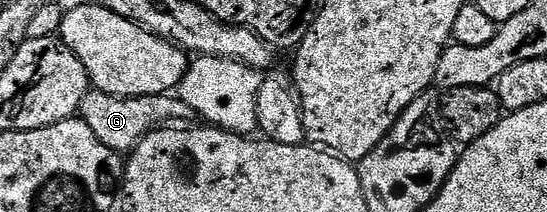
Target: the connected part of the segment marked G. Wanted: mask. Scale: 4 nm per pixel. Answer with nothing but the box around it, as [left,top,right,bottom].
[80,91,196,155]

